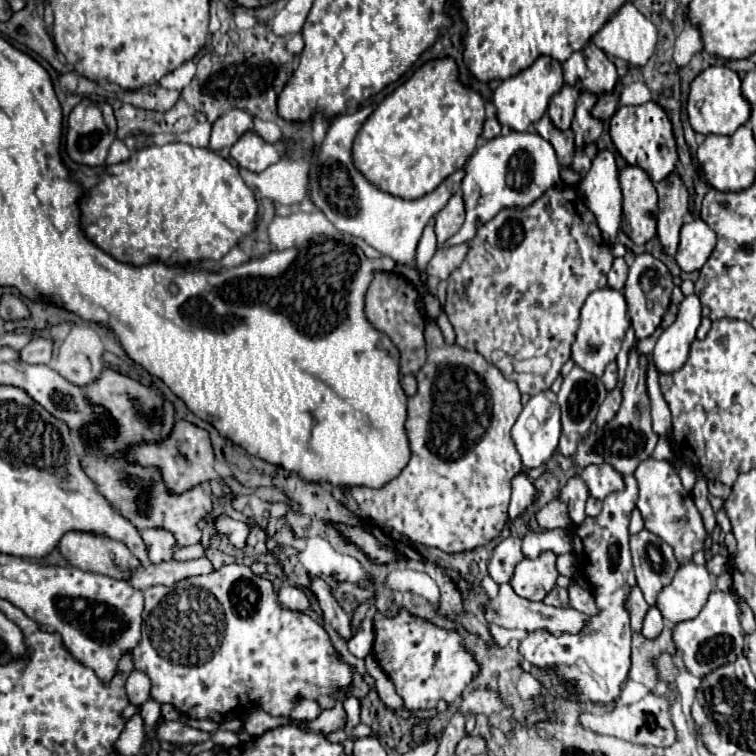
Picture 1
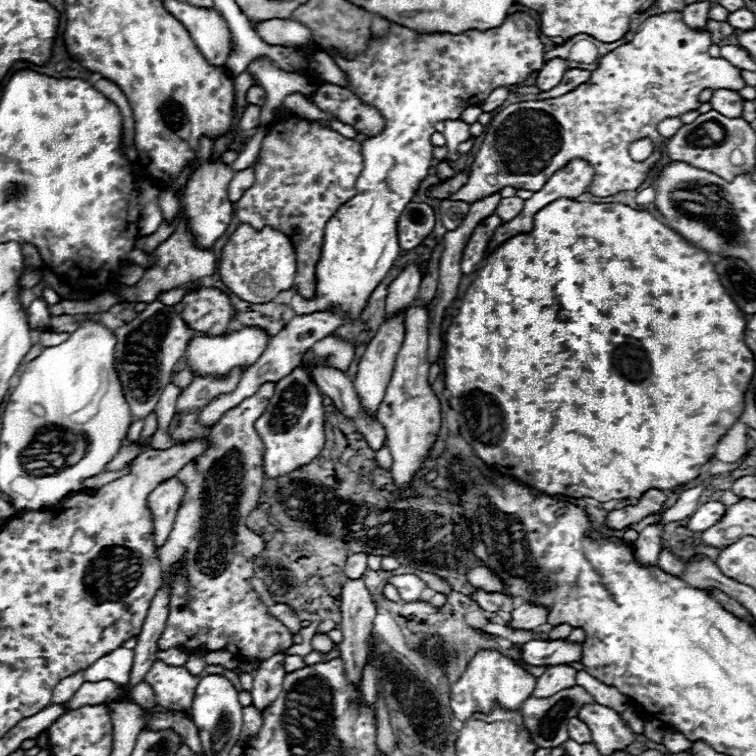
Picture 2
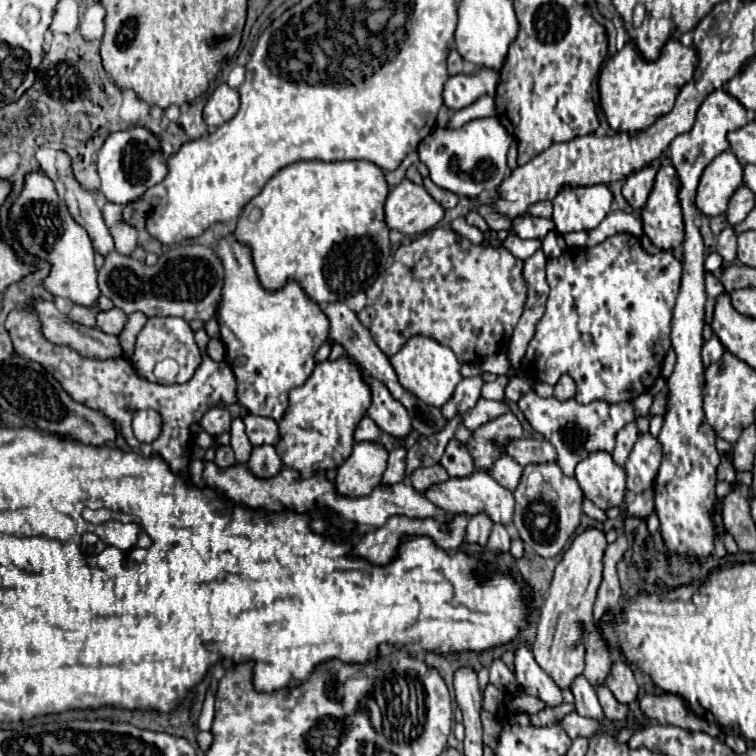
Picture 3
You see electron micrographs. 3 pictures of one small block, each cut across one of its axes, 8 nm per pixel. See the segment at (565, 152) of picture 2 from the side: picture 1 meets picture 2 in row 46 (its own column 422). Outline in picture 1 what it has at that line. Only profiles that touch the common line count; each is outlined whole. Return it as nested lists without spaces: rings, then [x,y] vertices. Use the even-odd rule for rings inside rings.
[[[400,608],[394,616],[376,612],[374,634],[374,658],[394,682],[408,710],[436,708],[438,700],[446,700],[448,704],[454,702],[480,672],[476,658],[462,646],[464,638],[460,632],[438,628],[424,618],[412,616],[406,608]]]

